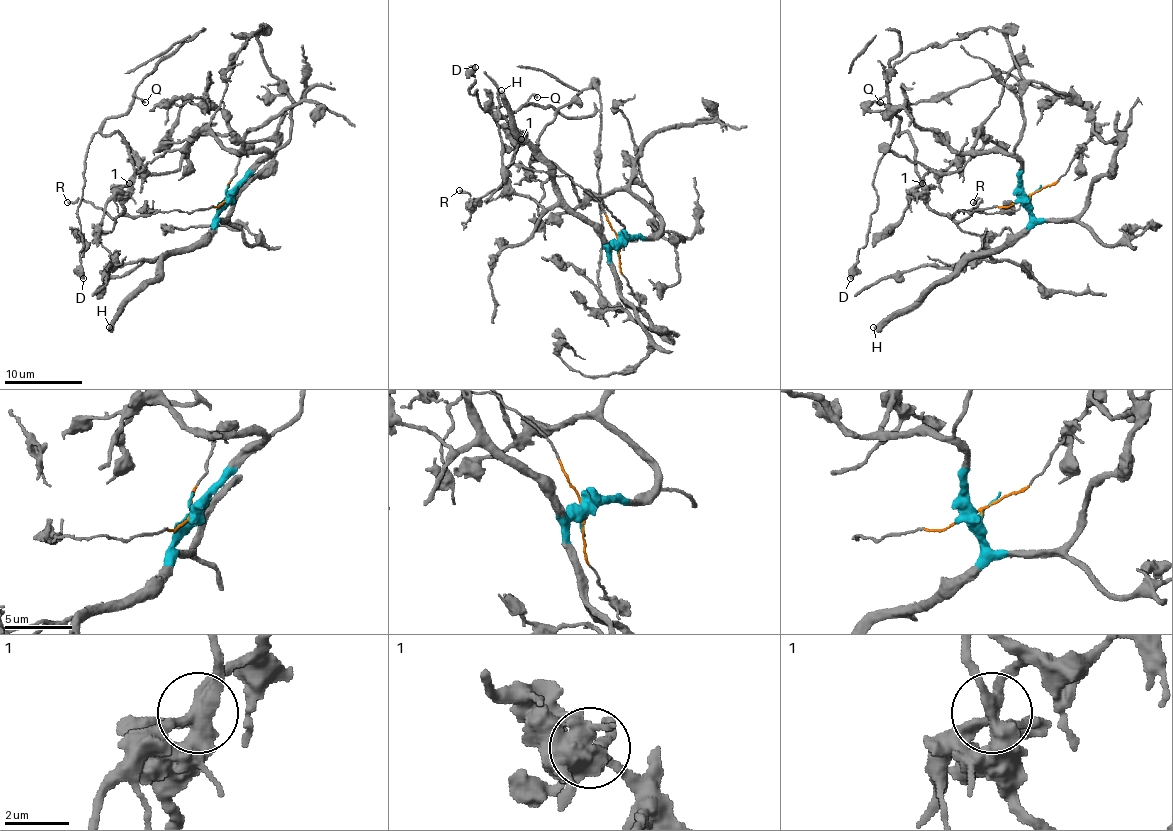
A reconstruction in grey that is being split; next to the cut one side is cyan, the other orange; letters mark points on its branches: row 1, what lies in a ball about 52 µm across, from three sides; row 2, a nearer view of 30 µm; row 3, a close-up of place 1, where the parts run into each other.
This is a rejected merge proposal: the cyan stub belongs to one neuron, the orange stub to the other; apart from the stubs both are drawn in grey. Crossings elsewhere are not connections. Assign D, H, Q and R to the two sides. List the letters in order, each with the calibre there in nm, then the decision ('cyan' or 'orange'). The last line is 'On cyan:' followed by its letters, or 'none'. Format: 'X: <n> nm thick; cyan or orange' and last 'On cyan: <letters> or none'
D: 480 nm thick; orange
H: 480 nm thick; cyan
Q: 170 nm thick; orange
R: 190 nm thick; orange
On cyan: H

